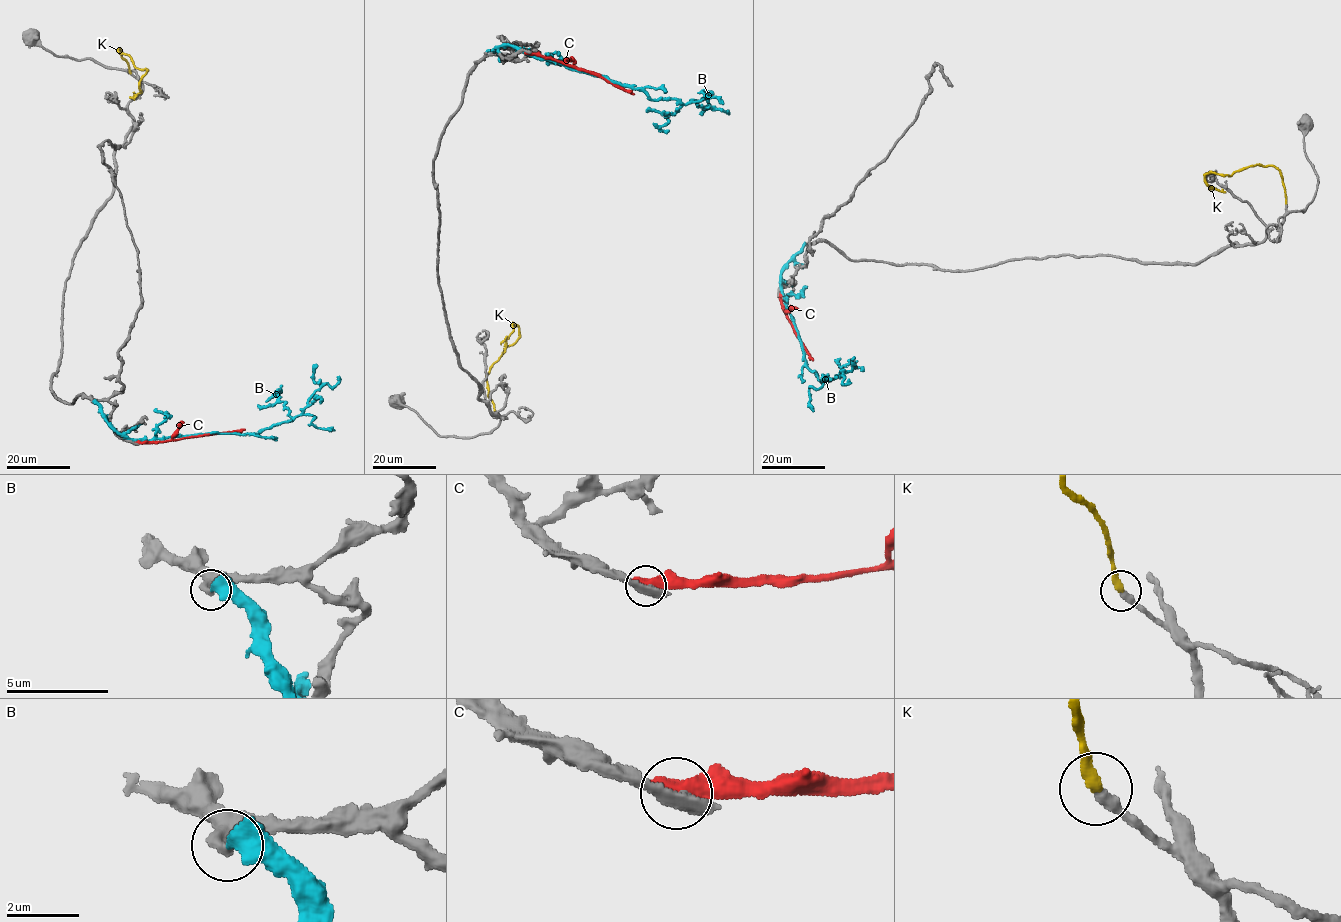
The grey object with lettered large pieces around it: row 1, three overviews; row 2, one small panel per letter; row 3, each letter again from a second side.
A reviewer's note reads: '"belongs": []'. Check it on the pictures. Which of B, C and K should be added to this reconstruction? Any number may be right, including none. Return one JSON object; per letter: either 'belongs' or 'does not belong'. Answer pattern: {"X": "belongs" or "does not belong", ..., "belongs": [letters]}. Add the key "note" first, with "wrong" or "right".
{"note": "wrong", "B": "does not belong", "C": "does not belong", "K": "belongs", "belongs": ["K"]}

